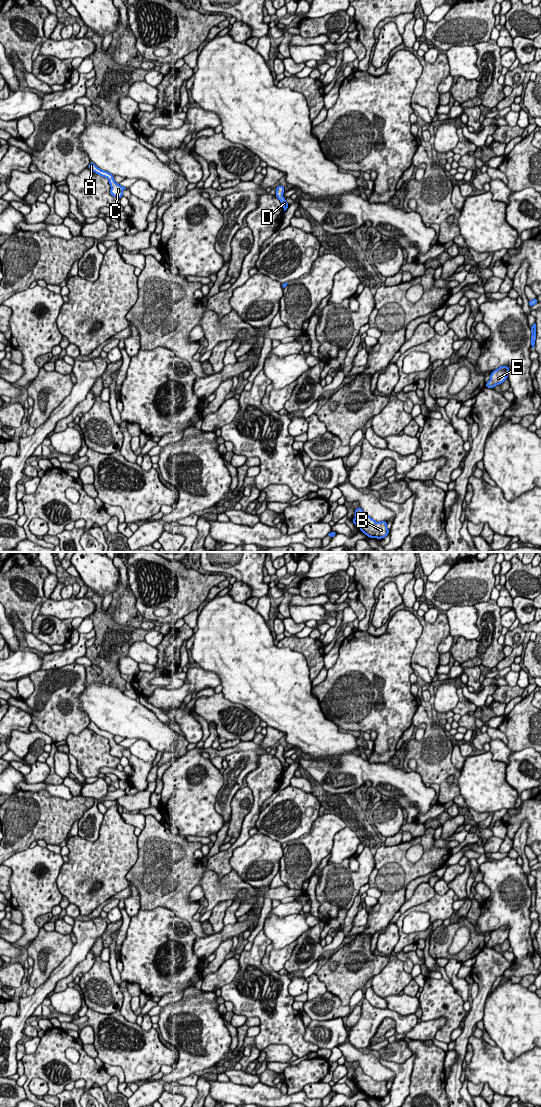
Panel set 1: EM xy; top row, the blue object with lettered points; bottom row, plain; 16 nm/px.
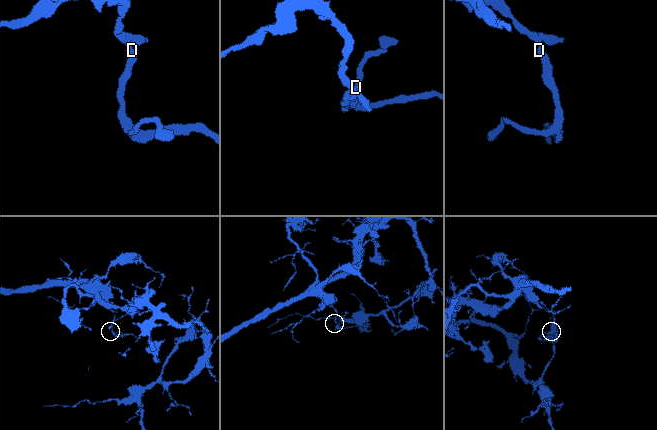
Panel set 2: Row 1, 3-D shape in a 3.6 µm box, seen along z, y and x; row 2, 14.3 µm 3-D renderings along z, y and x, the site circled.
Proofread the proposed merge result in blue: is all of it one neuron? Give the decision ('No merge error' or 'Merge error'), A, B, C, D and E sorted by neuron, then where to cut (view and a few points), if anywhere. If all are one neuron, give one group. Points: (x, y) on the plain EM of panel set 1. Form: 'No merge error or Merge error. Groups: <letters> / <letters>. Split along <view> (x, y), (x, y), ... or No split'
No merge error. Groups: A B C D E. No split

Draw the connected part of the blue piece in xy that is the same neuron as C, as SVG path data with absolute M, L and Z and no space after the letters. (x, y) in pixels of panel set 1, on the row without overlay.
M90 721L88 728L91 729L93 732L95 732L96 734L105 737L109 740L109 744L110 744L110 754L114 757L117 757L119 759L122 758L123 756L123 750L126 749L125 747L119 745L118 743L115 742L114 740L114 736L104 730L101 730L100 728L98 728L93 722Z

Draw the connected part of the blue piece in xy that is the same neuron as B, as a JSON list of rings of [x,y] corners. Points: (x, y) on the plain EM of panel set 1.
[[[360,1067],[355,1069],[355,1078],[352,1081],[369,1098],[382,1099],[390,1092],[387,1089],[386,1081],[376,1082],[366,1075]]]

